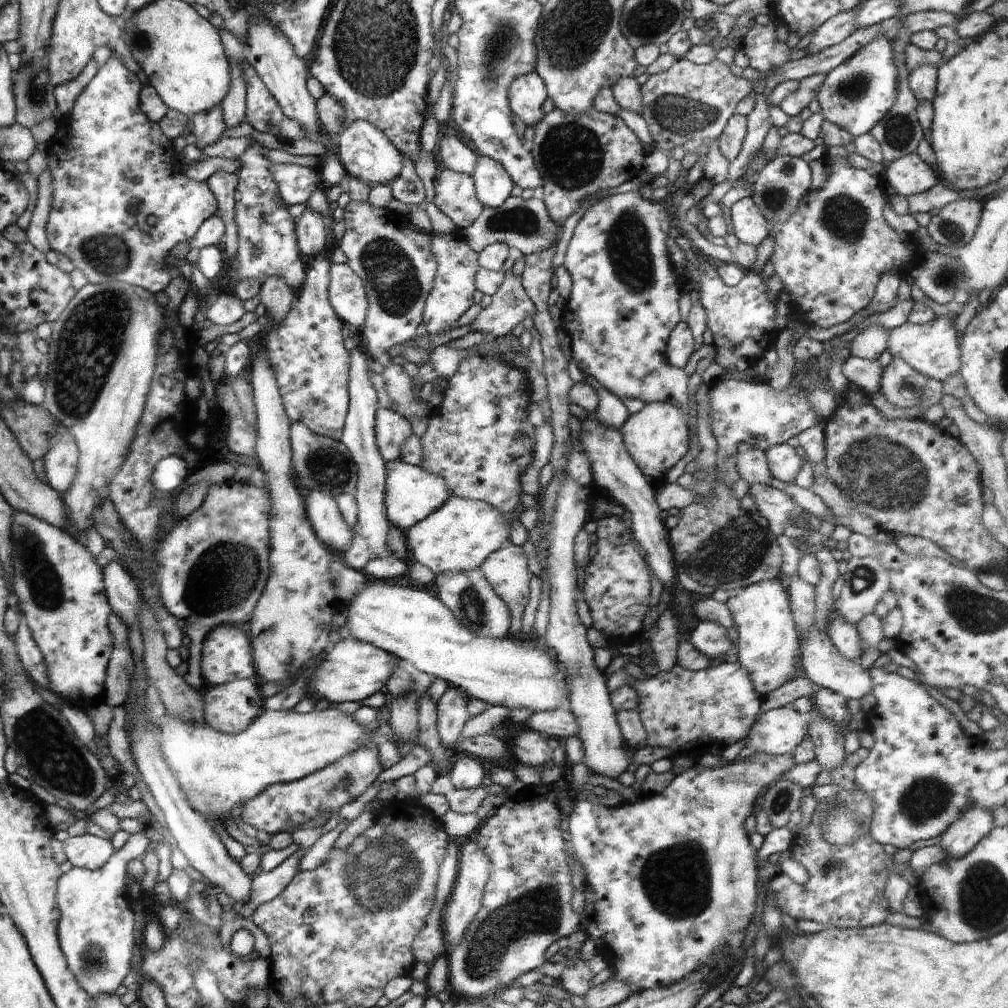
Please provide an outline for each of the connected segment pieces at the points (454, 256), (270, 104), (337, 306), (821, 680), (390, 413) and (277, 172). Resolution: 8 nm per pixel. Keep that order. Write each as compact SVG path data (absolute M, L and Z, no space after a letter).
M460 234L432 236L430 243L432 256L436 258L437 271L433 280L432 290L425 300L423 308L423 322L426 330L432 336L440 332L446 332L454 328L457 321L462 319L463 314L468 311L472 304L472 294L476 291L475 276L480 268L478 264L478 253L465 241Z
M248 61L244 62L246 76L246 114L245 122L252 128L264 133L270 133L280 141L297 141L308 139L306 130L300 122L288 118L282 112L280 104L260 80L260 77Z
M331 263L328 294L332 308L344 323L363 328L368 312L366 290L348 263Z
M810 626L808 632L801 637L801 666L804 676L816 683L818 688L822 687L832 690L832 692L838 692L846 699L860 700L872 692L872 680L870 680L868 669L862 668L859 660L853 661L844 658L832 644L829 635L820 632L816 626Z
M378 408L375 422L377 445L385 462L400 459L404 440L412 436L410 421L396 411Z
M272 163L270 170L282 200L288 205L306 204L321 182L319 172L307 166Z

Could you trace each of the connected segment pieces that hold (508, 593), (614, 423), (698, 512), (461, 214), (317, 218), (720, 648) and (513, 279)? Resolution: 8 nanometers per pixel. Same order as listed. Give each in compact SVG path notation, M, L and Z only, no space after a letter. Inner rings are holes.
M507 540L481 564L482 572L494 592L511 612L510 636L521 630L521 618L530 598L531 572L522 546Z
M582 372L584 374L584 381L592 388L595 388L596 394L598 394L598 408L593 412L598 422L604 422L604 426L612 426L612 428L620 428L628 417L631 415L622 403L621 398L614 396L611 392L608 392L594 378L590 376L588 372Z
M722 479L714 482L710 502L698 502L683 508L680 521L668 531L676 571L676 582L681 589L698 596L711 596L718 589L737 590L751 584L781 577L782 550L769 522L757 510L748 512L732 496Z
M446 168L438 172L433 203L454 222L459 232L470 226L484 210L476 196L472 176Z
M307 207L295 221L296 242L300 254L310 259L319 255L326 246L326 224L320 214Z
M706 620L696 621L690 642L711 661L726 655L735 644L732 631L724 626L718 626L716 622L706 622Z
M510 269L505 273L498 292L492 295L491 304L482 308L472 320L472 328L491 338L503 337L510 334L522 320L535 317L534 312L534 303L522 286L522 276Z

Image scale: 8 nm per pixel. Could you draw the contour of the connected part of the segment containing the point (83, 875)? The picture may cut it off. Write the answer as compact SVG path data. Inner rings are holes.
M144 832L135 833L128 837L126 844L115 851L111 860L107 862L100 870L90 870L87 868L73 867L64 873L64 878L60 878L60 910L62 916L60 922L60 946L66 955L67 965L71 973L79 981L89 995L91 1002L94 1004L96 998L100 996L112 996L117 994L116 988L122 984L130 970L130 960L132 960L132 948L134 948L134 914L130 908L130 896L126 892L126 866L134 858L141 856L149 849L150 840Z

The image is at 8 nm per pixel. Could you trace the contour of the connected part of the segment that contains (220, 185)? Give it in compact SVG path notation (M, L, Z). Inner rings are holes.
M218 170L214 172L206 184L217 200L217 215L224 222L225 255L231 266L236 264L236 250L238 250L238 230L235 219L235 196L239 178L237 173L228 173Z

